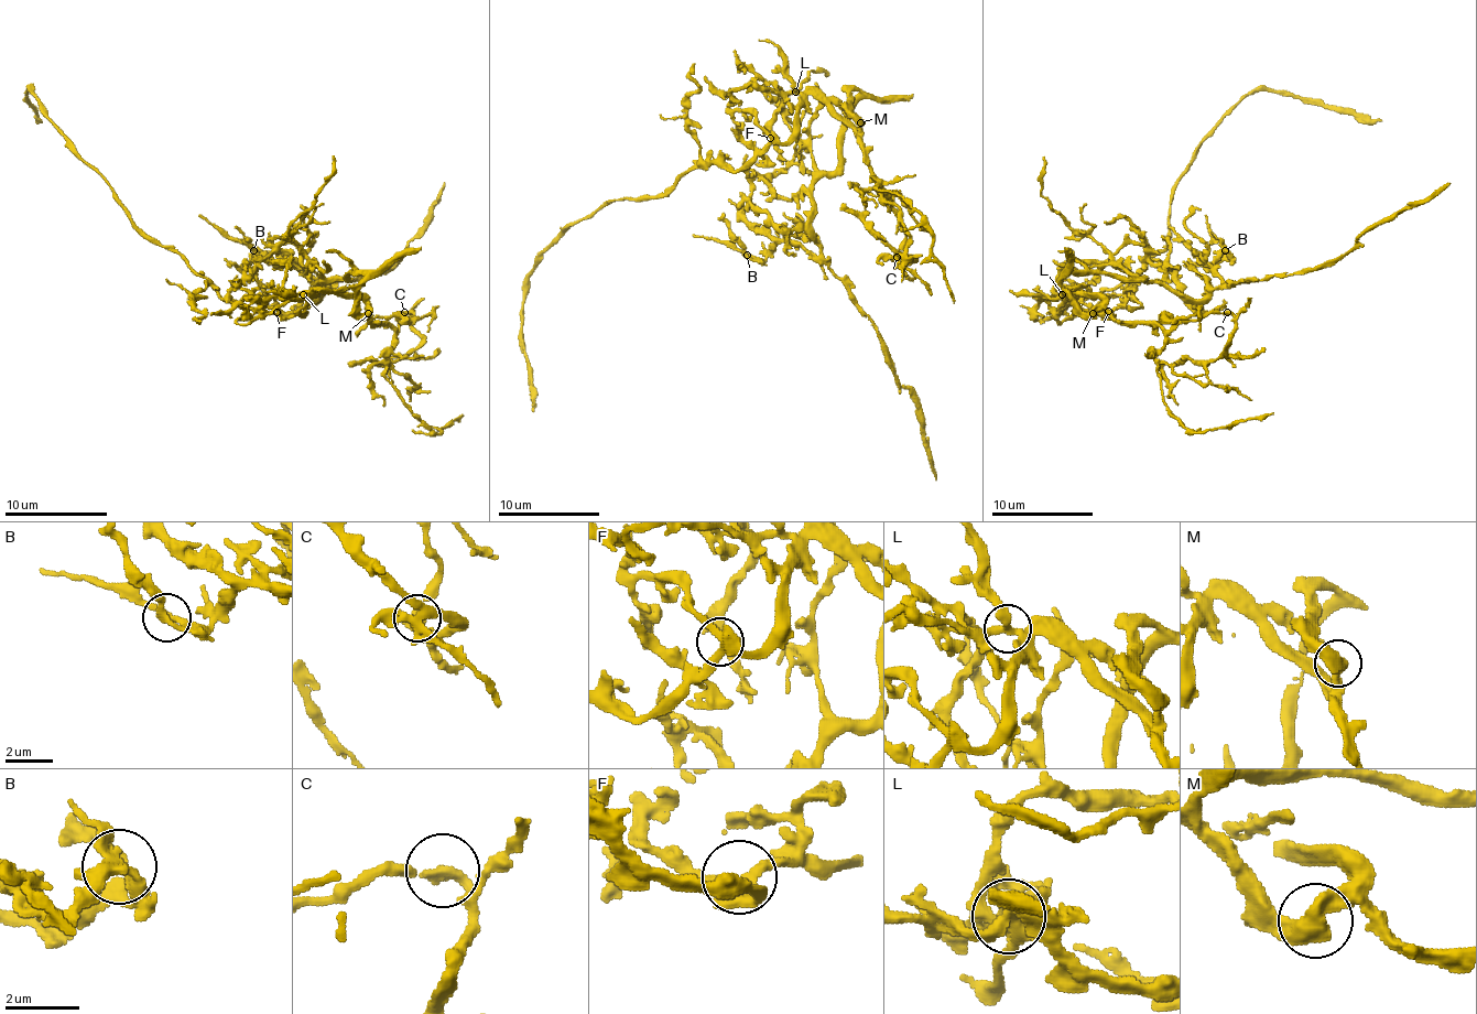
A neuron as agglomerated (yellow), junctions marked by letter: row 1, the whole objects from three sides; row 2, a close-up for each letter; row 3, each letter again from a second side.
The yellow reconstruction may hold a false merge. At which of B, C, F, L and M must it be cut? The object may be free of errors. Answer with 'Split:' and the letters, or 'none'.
Split: none

